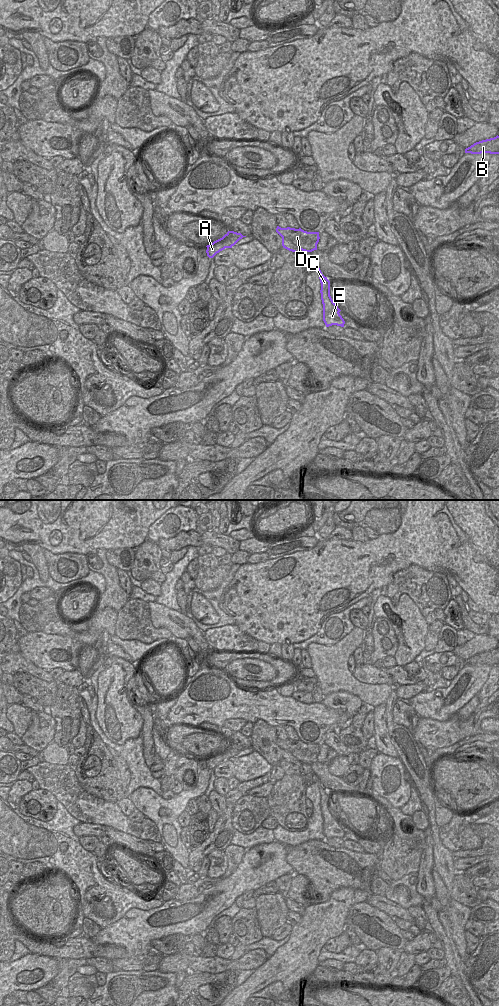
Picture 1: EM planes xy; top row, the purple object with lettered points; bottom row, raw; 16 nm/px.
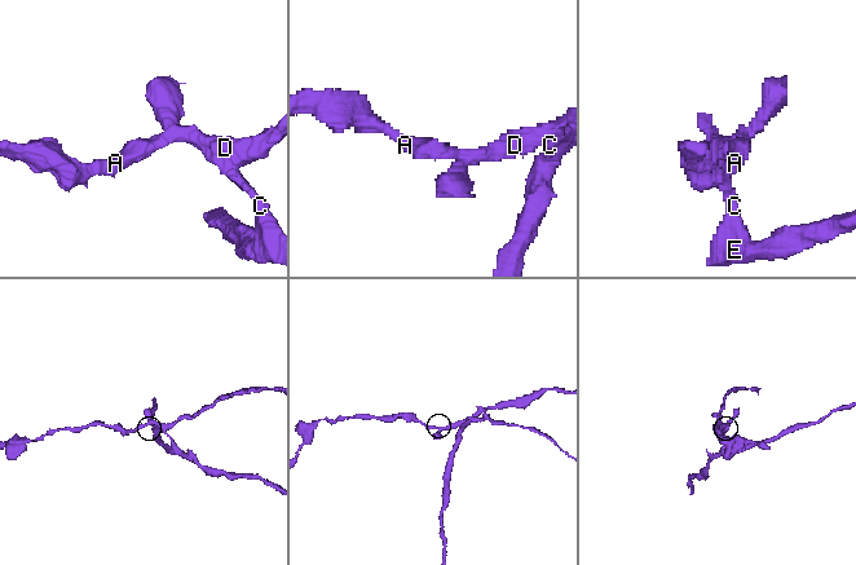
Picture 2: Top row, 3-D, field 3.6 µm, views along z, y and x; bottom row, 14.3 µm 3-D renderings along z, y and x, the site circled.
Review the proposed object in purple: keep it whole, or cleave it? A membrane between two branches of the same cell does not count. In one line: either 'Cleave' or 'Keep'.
Cleave.

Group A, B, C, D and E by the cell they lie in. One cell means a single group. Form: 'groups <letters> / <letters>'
groups A B D / C E

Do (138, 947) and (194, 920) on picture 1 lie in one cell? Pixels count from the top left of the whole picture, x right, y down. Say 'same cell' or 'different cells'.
same cell

